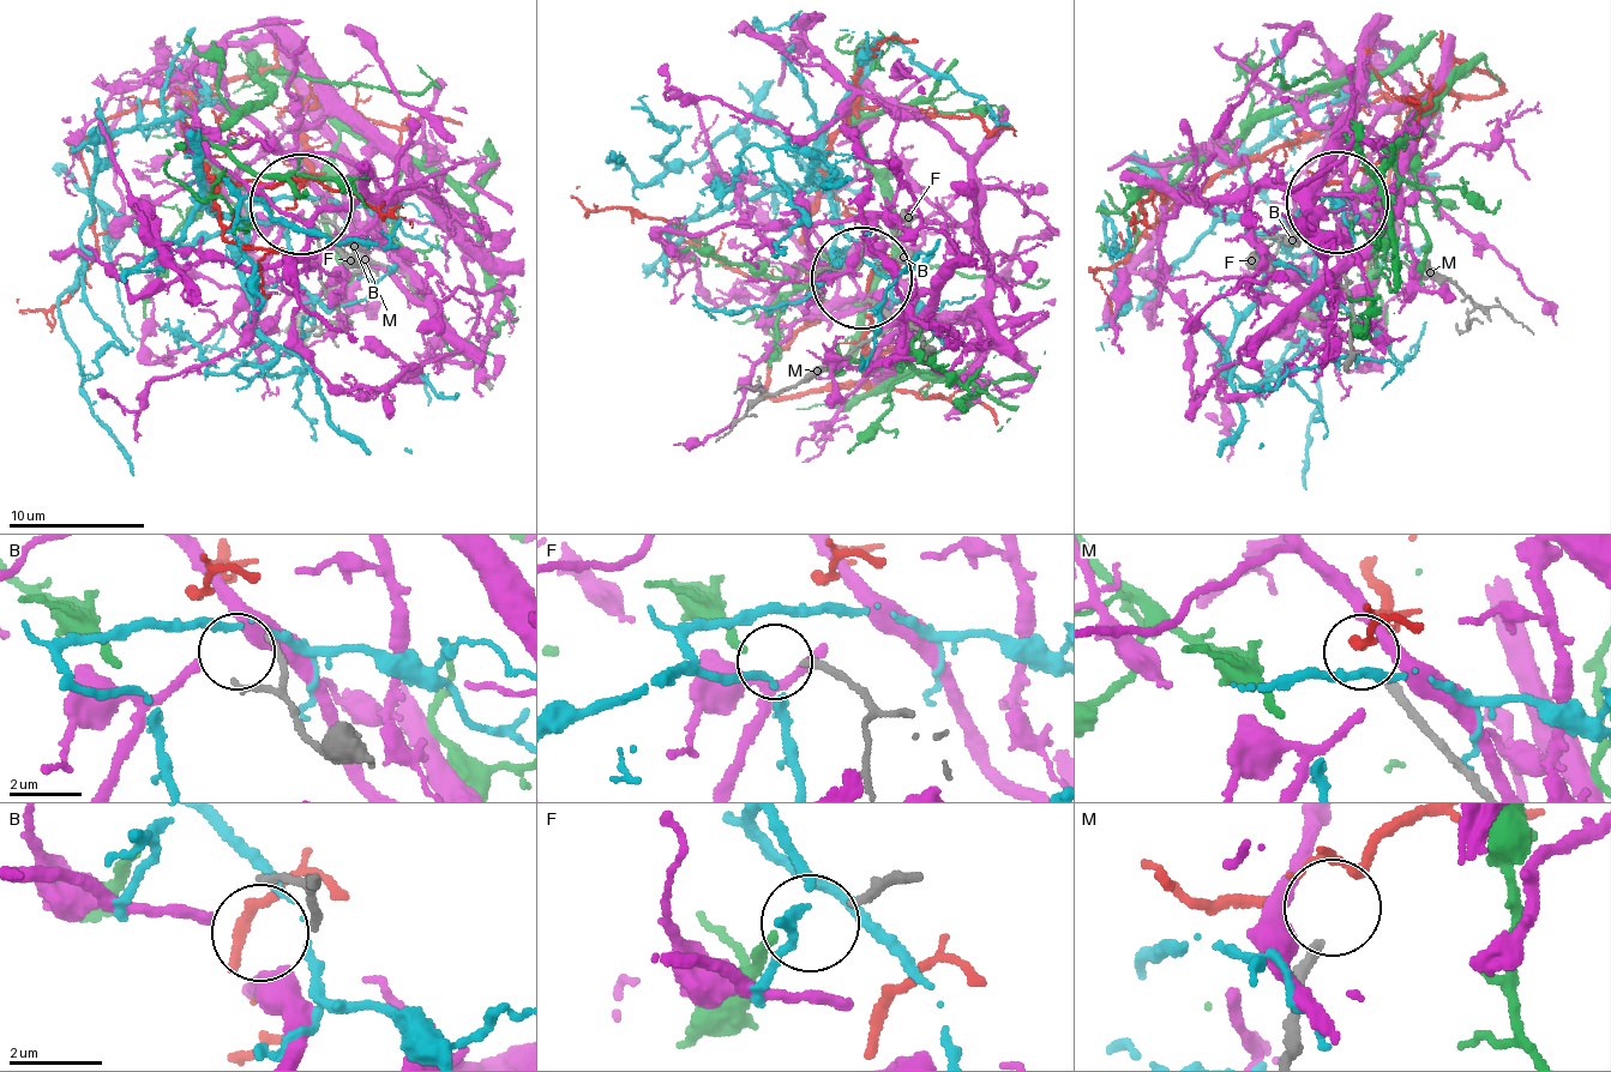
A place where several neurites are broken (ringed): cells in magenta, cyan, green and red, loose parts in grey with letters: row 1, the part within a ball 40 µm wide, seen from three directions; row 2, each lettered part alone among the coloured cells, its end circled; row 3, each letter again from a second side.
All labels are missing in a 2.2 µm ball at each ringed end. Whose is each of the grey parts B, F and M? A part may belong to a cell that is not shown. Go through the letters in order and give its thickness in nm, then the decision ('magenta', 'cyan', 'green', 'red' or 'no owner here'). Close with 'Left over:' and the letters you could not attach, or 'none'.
B: 170 nm | no owner here
F: 190 nm | green
M: 200 nm | red
Left over: B

